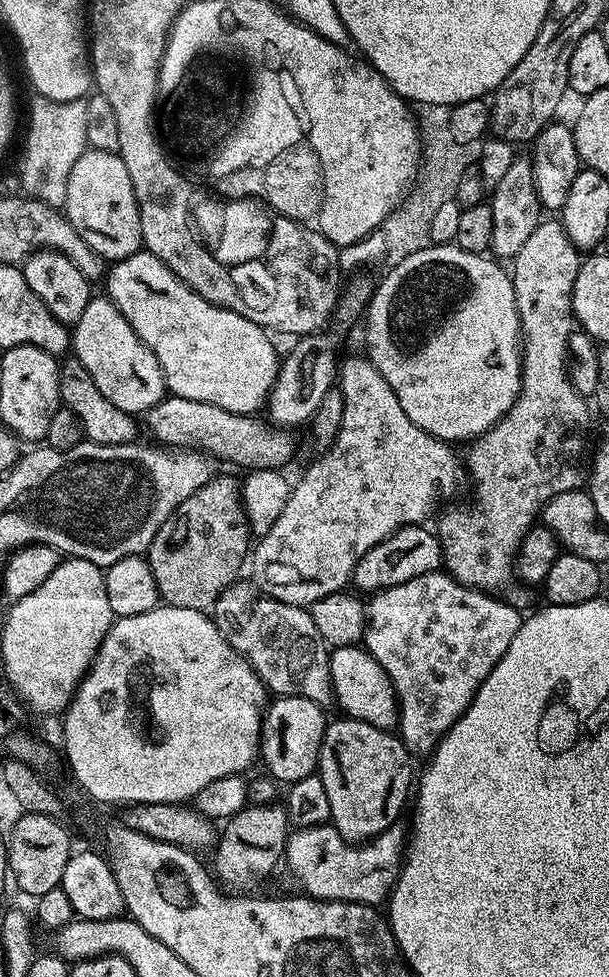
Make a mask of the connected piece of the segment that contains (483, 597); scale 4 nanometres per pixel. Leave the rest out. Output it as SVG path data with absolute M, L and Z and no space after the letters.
M443 571L427 572L398 586L381 588L366 604L366 650L386 670L400 702L398 735L409 756L431 757L476 696L482 682L506 654L522 623L521 609L479 588L465 588Z

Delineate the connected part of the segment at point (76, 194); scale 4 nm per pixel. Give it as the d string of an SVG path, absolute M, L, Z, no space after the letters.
M88 148L74 162L66 182L63 215L74 226L77 236L90 250L102 254L105 262L124 260L141 251L144 239L134 186L126 174L126 161L115 152Z

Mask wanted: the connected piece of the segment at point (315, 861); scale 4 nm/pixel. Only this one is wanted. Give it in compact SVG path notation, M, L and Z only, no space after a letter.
M331 823L317 824L315 828L303 828L293 833L293 836L289 835L286 840L286 862L288 860L293 874L304 883L303 891L307 895L318 900L353 900L356 904L373 906L383 905L391 897L392 889L400 879L401 857L371 856L368 852L360 852L356 856L357 847L340 837Z

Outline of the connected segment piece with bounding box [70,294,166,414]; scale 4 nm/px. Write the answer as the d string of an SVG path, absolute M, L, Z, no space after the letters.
M93 295L89 299L86 310L82 310L82 318L78 318L71 329L70 348L75 359L87 370L94 386L98 386L105 398L120 410L144 414L164 399L164 371L158 358L141 342L134 326L107 295Z

